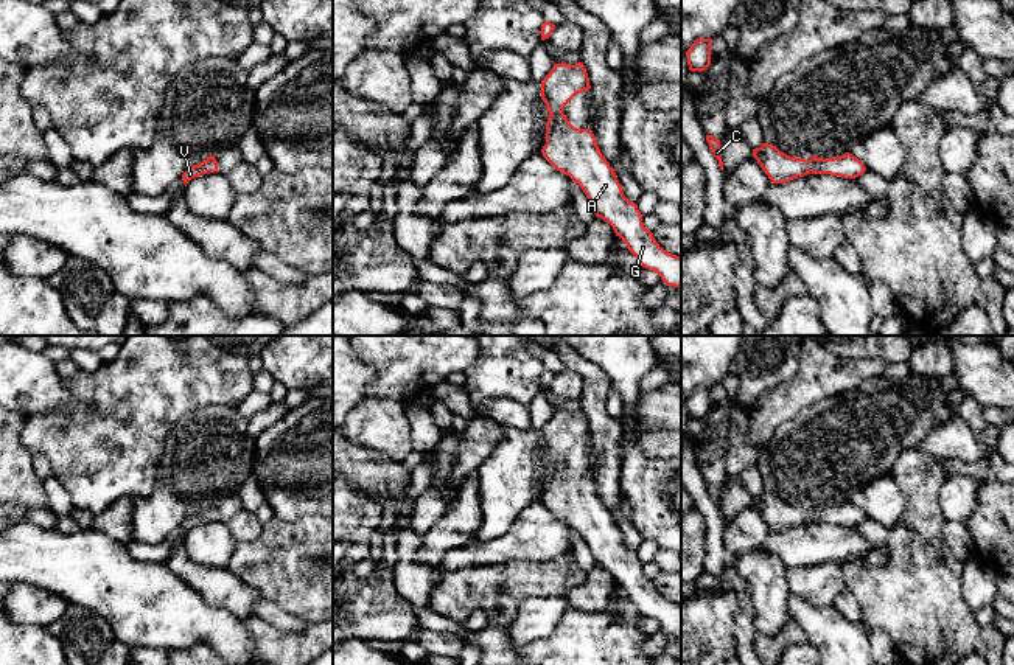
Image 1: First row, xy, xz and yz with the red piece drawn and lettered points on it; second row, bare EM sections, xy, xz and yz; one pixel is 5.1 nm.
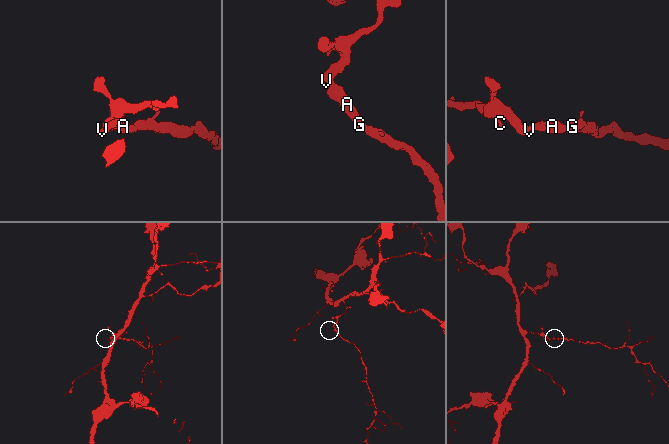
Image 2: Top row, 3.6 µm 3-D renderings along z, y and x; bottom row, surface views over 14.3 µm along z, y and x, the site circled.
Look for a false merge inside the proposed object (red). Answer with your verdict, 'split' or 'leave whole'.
leave whole

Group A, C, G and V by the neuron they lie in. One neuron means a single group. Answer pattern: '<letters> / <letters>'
A C G V

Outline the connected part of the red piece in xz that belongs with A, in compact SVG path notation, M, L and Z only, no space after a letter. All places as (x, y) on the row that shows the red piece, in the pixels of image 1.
M583 62L554 64L541 81L541 99L551 115L541 154L583 190L596 216L613 227L642 267L656 272L667 286L681 287L681 256L666 252L644 227L638 205L624 196L617 176L602 155L593 131L574 127L563 113L563 107L577 93L589 89Z

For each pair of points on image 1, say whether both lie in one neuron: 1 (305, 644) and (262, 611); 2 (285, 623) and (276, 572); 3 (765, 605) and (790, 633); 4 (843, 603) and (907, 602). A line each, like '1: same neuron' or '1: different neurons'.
1: different neurons
2: different neurons
3: different neurons
4: different neurons

